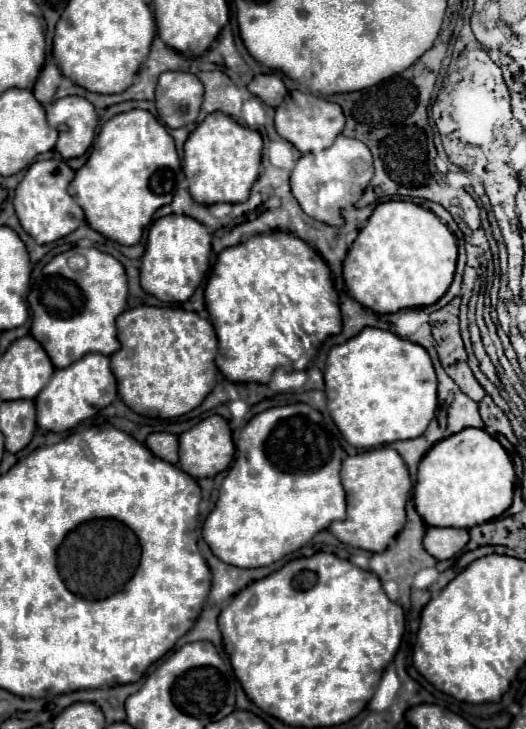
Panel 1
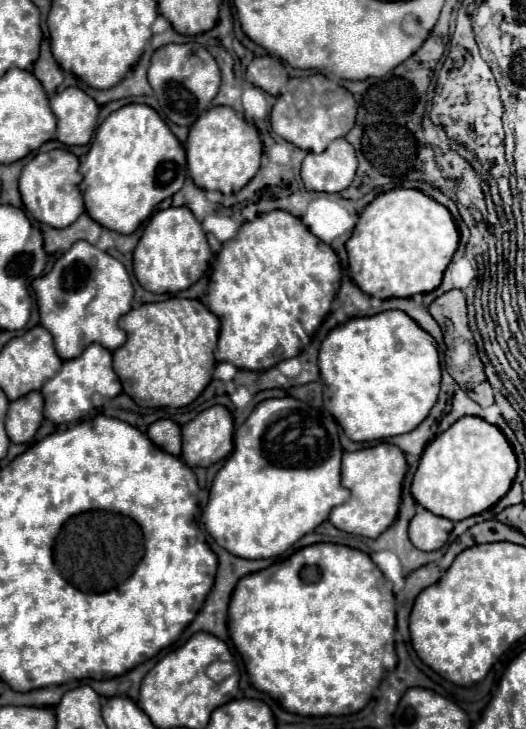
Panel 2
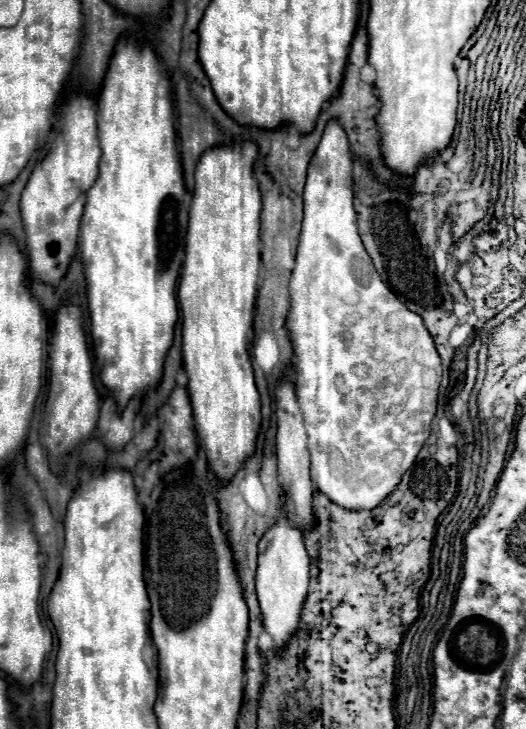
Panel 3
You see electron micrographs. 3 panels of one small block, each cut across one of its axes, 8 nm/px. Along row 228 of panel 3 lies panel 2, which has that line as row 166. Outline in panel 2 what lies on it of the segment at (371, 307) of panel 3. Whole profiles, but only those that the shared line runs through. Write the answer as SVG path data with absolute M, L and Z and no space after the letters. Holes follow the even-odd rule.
M338 138L322 154L308 152L302 162L302 182L306 190L338 194L352 184L356 168L358 158L352 144Z

